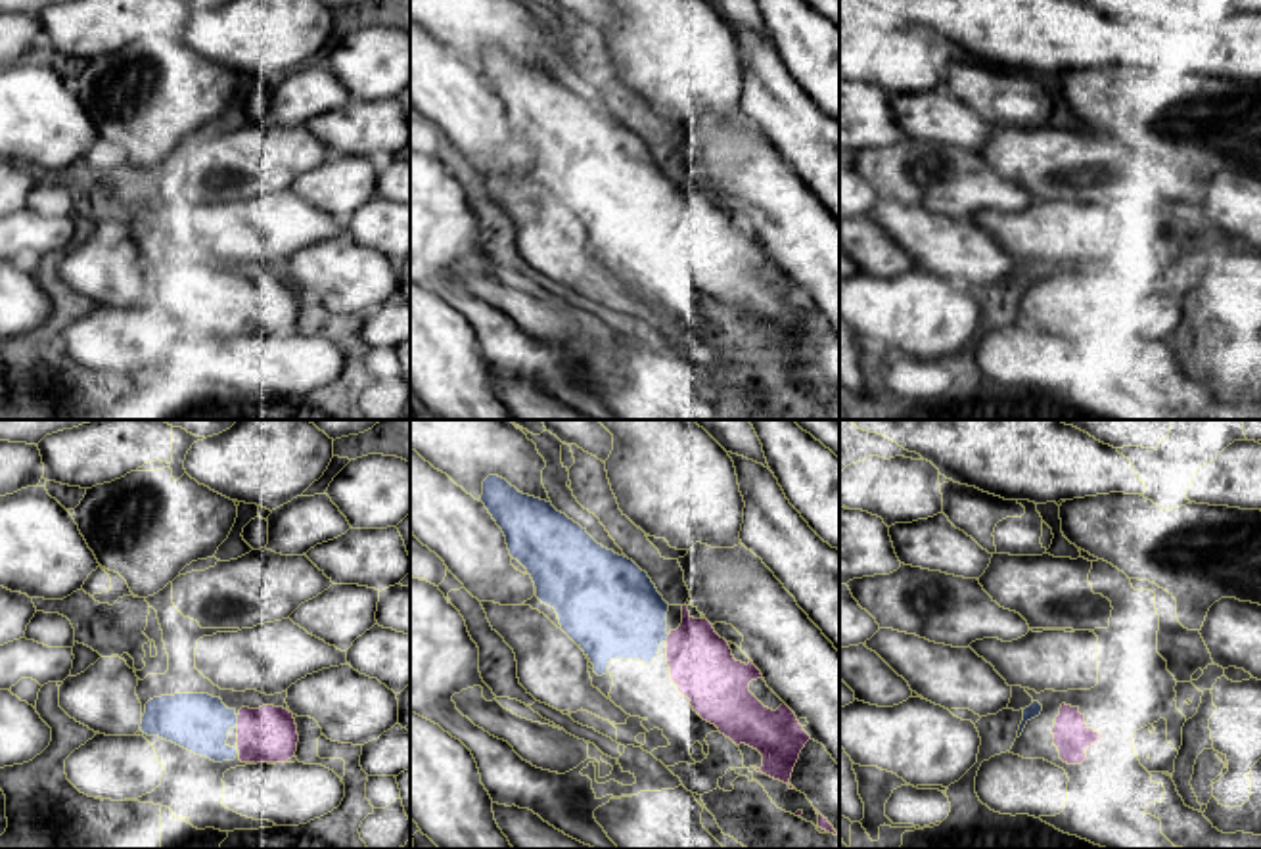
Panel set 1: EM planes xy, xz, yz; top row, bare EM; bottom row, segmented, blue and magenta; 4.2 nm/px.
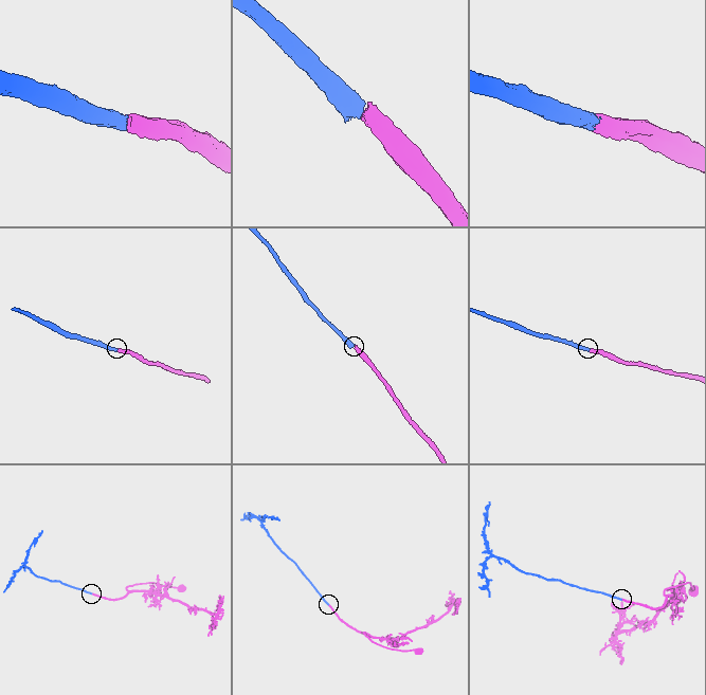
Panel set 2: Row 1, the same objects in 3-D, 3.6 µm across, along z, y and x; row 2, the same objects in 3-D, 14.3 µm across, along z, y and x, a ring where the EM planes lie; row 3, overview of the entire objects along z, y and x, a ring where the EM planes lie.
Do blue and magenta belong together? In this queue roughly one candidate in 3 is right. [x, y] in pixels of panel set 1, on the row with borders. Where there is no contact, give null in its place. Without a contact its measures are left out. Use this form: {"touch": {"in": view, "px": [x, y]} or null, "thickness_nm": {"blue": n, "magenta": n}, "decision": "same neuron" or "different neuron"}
{"touch": {"in": "xy", "px": [236, 721]}, "thickness_nm": {"blue": 240, "magenta": 240}, "decision": "same neuron"}

